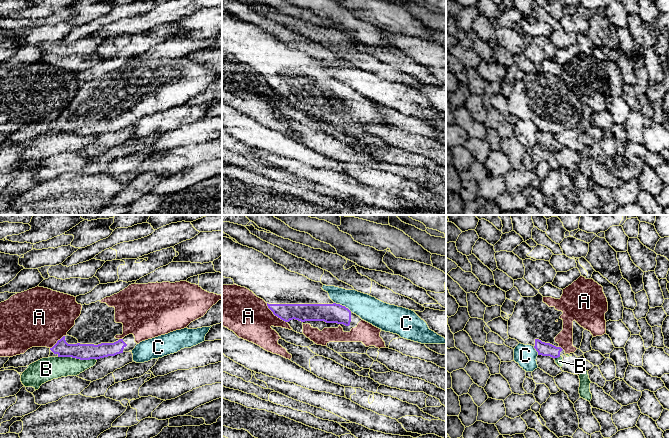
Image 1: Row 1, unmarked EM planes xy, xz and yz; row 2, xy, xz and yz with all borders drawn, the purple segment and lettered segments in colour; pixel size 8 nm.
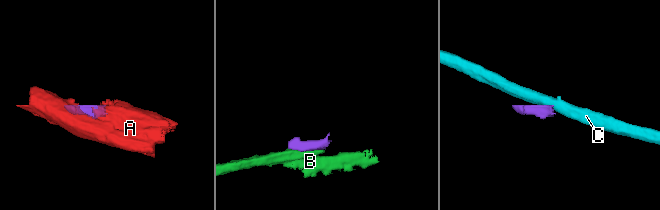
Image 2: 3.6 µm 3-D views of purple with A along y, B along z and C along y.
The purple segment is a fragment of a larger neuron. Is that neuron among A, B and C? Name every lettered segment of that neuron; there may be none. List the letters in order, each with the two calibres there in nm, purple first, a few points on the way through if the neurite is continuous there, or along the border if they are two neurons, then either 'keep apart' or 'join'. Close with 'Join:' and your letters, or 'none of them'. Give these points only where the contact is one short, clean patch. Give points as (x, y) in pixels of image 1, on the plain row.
A: calibres 140 and 360 nm; keep apart
B: calibres 130 and 180 nm; border xy (58, 132), (96, 136); keep apart
C: calibres 160 and 200 nm; border xz (334, 78), (344, 81), (351, 87); keep apart
Join: none of them

